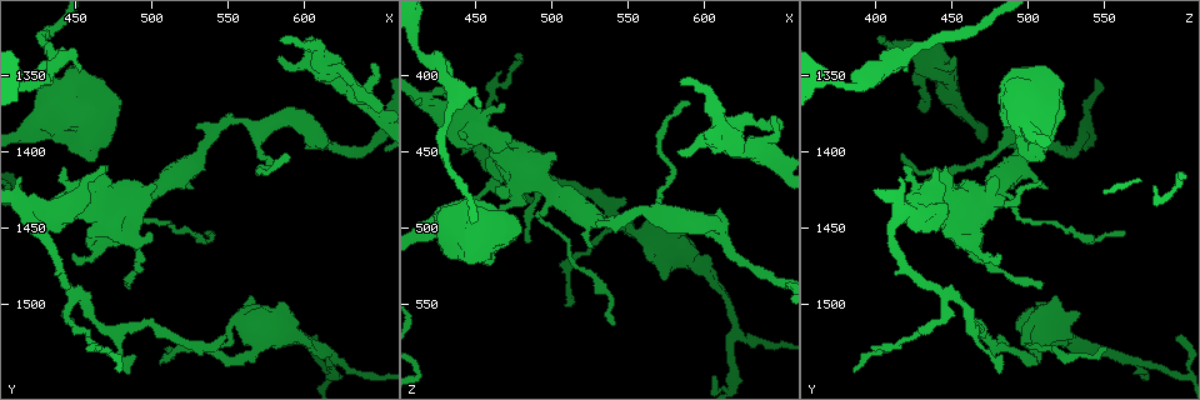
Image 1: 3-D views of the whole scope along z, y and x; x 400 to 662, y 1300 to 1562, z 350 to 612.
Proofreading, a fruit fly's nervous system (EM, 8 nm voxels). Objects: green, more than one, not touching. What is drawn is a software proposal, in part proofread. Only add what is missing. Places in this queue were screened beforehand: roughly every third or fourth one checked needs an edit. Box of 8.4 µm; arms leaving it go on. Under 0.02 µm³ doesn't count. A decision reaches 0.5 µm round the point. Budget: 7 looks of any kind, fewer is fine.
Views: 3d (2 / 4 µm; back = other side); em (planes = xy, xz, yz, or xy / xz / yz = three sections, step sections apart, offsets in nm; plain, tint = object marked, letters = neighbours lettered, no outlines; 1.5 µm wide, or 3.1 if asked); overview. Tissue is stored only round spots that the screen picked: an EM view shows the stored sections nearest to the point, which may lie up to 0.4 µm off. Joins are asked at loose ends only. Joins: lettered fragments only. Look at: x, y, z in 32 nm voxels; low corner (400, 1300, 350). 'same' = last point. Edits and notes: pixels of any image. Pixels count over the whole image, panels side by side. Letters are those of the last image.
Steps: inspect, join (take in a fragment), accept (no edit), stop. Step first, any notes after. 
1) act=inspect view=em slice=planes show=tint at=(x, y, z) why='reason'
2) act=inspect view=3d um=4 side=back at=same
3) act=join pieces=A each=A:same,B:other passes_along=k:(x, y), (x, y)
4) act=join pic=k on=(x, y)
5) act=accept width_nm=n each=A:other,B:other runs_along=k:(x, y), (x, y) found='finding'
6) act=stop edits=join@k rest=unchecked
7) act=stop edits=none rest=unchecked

act=inspect view=3d um=4 at=(584, 1326, 406) why='free end'

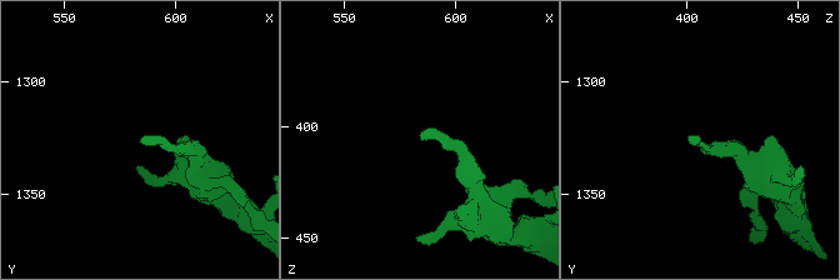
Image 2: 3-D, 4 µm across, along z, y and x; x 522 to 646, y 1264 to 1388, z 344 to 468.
act=inspect view=em slice=xy step=8 show=tint at=(585, 1326, 406)

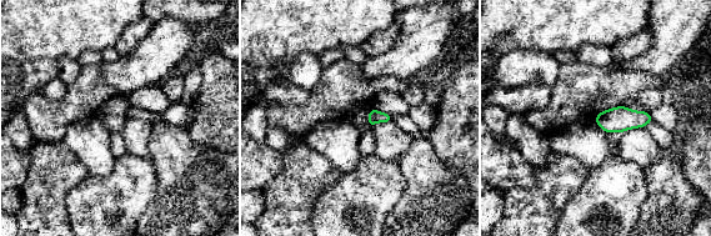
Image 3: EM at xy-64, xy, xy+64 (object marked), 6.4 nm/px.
act=inspect view=em slice=planes show=letters at=same

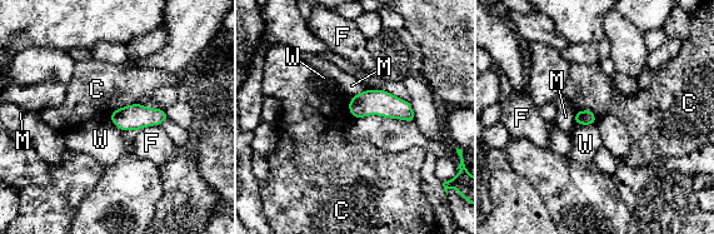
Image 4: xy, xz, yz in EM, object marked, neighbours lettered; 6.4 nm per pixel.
act=accept longest_contact=C:220nm each=C:other,F:other,M:other,W:other border=4:(138, 101), (115, 109), (109, 116) found='none of them fits'

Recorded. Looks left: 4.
act=inspect view=3d um=4 at=(460, 1388, 518) why='free end'

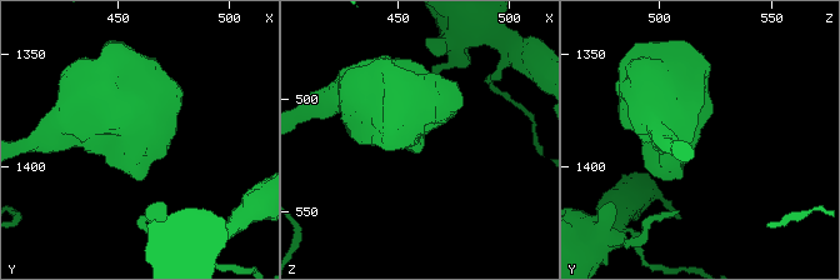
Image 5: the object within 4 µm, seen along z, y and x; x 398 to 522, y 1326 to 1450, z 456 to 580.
act=inspect view=em um=3.1 slice=planes show=plain at=(461, 1386, 517) why='need the tissue'

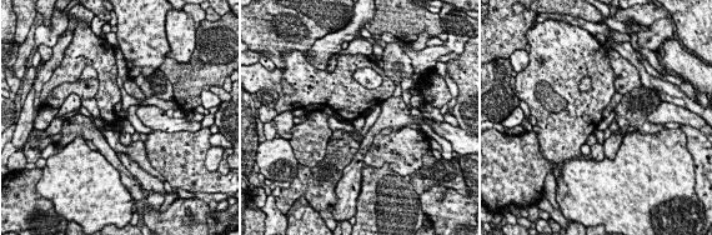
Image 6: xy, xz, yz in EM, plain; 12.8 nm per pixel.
act=inspect view=em um=3.1 slice=planes show=letters at=same

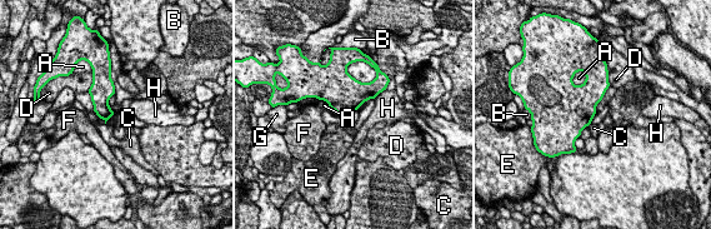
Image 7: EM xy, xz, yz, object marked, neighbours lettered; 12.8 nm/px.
act=accept each=A:other,B:other,C:other,D:other,E:other,F:other,G:other,H:other border=7:(385, 89), (374, 99) found='no lettered fragment goes on from it'

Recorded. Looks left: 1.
act=stop edits=none rest=unchecked

